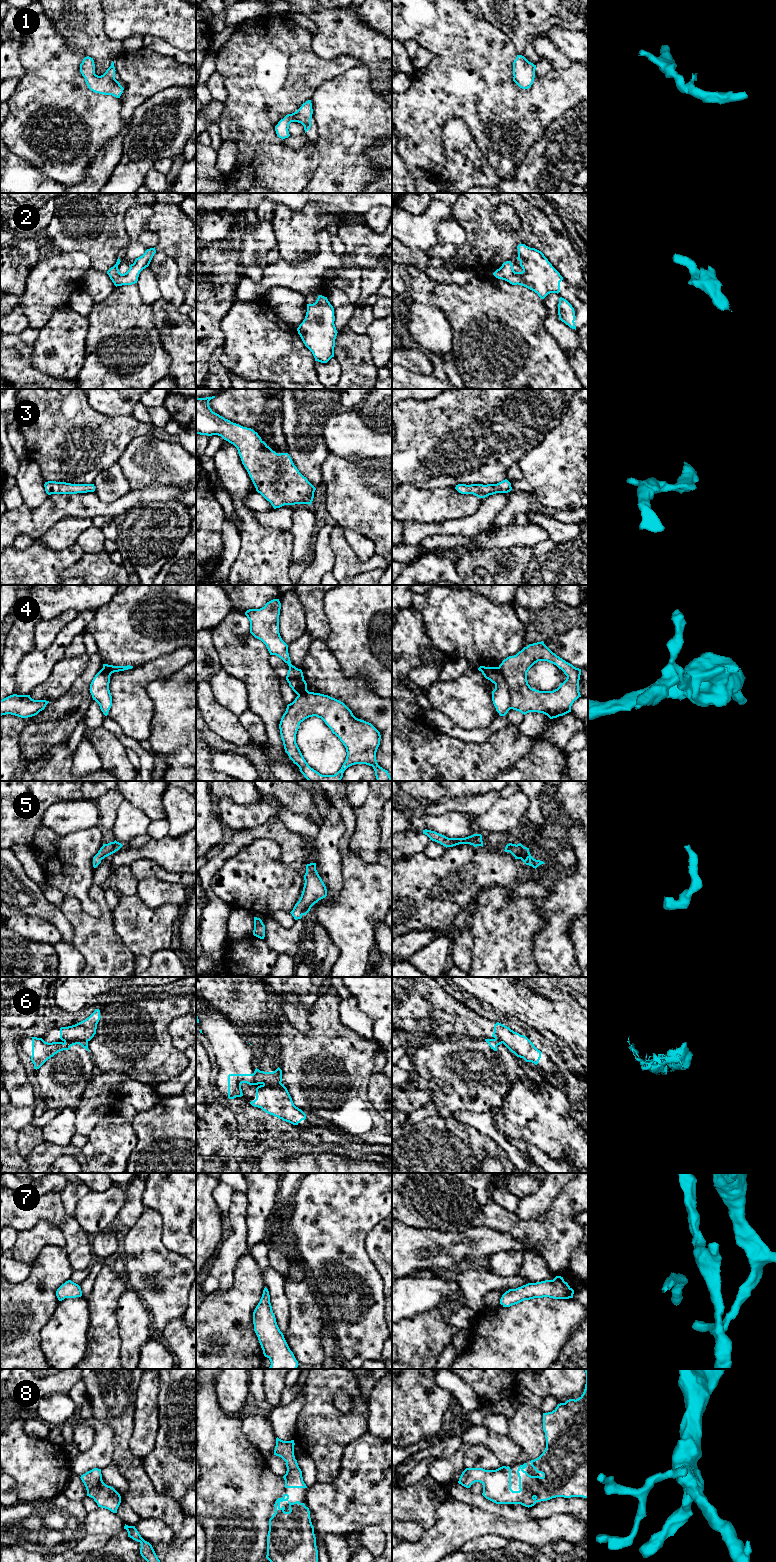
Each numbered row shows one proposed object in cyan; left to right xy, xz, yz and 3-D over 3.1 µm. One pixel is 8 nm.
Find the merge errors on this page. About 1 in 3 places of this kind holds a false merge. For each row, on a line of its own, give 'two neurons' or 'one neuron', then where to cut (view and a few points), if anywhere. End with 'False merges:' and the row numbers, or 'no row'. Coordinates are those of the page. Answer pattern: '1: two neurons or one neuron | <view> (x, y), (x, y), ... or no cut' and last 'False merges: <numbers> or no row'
1: one neuron | no cut
2: one neuron | no cut
3: one neuron | no cut
4: two neurons | yz (498, 667), (510, 691), (511, 708)
5: one neuron | no cut
6: two neurons | xy (87, 1041), (66, 1041), (64, 1043)
7: one neuron | no cut
8: one neuron | no cut
False merges: 4, 6

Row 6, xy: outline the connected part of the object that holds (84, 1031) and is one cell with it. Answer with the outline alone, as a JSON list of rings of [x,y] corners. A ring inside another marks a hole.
[[[100,1010],[95,1011],[85,1020],[68,1027],[60,1028],[60,1039],[66,1043],[68,1041],[90,1041],[96,1034],[97,1024],[100,1020]]]

